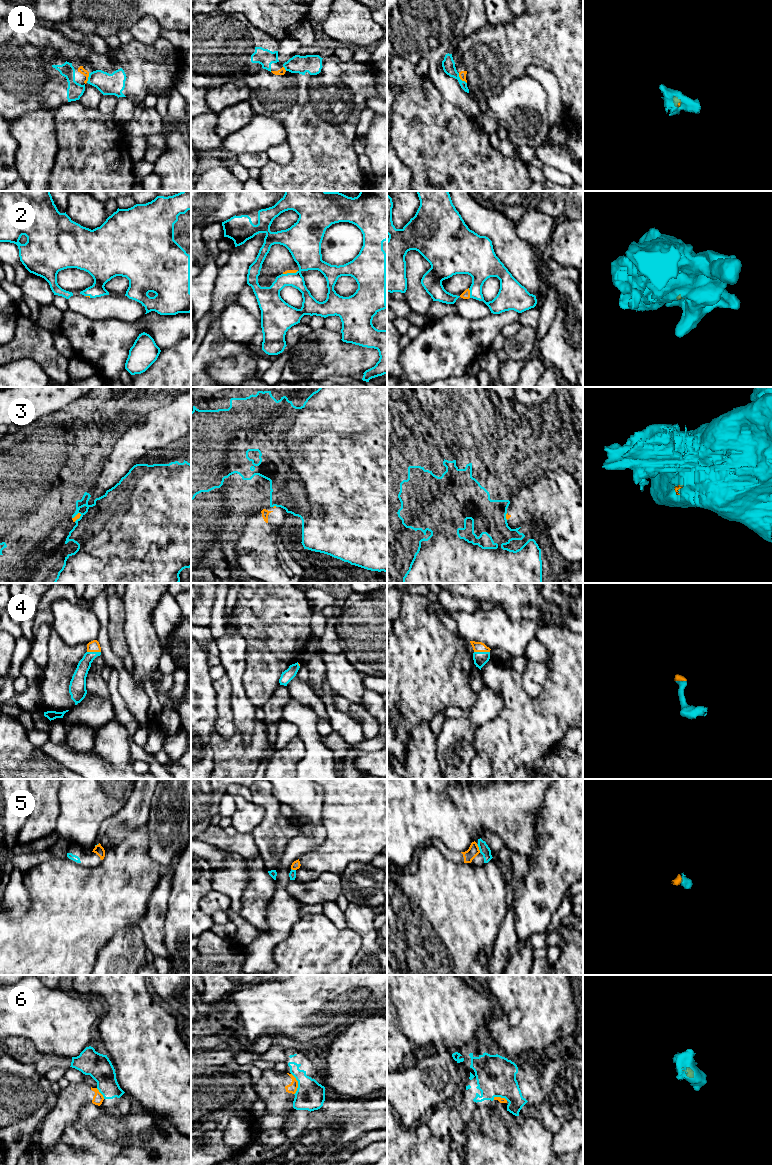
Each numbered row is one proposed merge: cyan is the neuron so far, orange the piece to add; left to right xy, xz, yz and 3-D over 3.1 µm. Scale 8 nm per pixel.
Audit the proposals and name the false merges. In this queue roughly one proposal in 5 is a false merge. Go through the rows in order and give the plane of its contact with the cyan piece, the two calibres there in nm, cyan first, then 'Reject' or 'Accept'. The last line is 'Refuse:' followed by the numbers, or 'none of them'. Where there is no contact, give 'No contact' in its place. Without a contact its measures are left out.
1: Touches cyan in yz. Thickness 110 nm (cyan) against 60 nm. Accept
2: Touches cyan in yz. Thickness 260 nm (cyan) against 60 nm. Accept
3: Touches cyan in xy. Thickness 500 nm (cyan) against 40 nm. Reject
4: Touches cyan in yz. Thickness 110 nm (cyan) against 80 nm. Accept
5: Touches cyan in yz. Thickness 80 nm (cyan) against 90 nm. Accept
6: Touches cyan in xz. Thickness 240 nm (cyan) against 80 nm. Reject
Refuse: 3, 6

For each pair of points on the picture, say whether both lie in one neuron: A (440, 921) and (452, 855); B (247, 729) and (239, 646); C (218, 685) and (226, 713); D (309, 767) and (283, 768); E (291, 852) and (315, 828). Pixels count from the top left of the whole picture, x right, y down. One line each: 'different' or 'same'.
A: different
B: same
C: same
D: different
E: same

